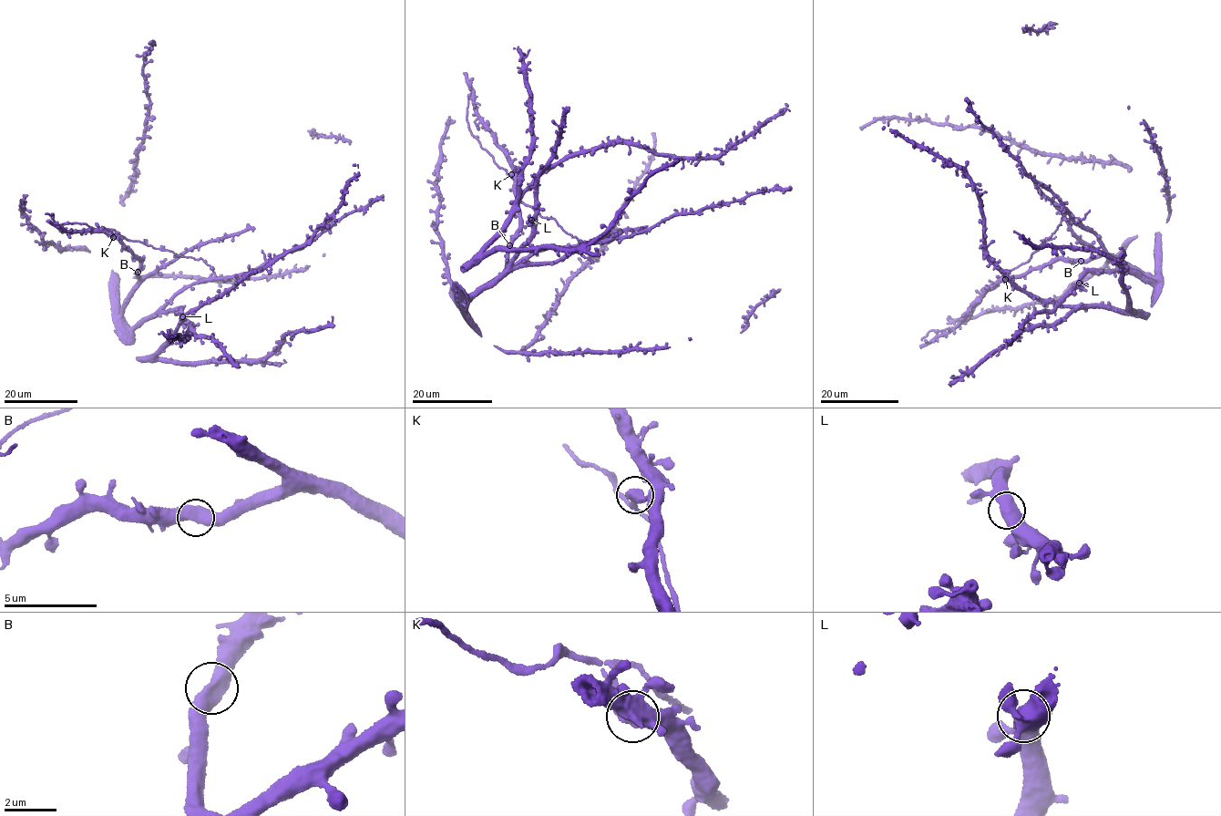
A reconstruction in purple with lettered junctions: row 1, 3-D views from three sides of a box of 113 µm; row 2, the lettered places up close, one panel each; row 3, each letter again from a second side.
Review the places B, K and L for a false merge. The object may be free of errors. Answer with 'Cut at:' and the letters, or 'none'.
Cut at: K

